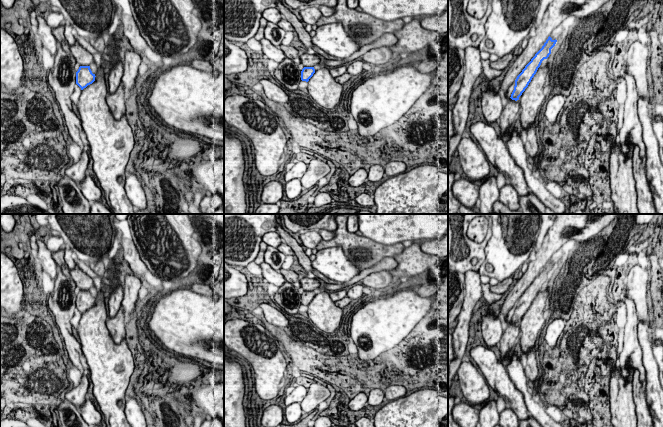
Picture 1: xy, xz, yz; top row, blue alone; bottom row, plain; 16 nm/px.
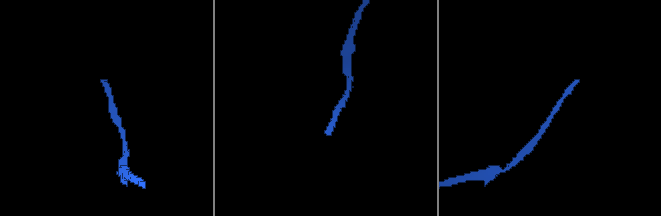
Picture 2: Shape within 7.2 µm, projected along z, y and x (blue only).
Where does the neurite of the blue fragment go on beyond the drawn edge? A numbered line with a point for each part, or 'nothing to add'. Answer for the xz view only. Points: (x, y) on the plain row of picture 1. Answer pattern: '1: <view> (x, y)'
1: xz (308, 284)

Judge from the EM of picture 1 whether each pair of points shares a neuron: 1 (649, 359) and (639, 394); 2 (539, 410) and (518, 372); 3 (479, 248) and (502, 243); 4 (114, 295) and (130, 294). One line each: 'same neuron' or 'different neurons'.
1: different neurons
2: same neuron
3: different neurons
4: different neurons

